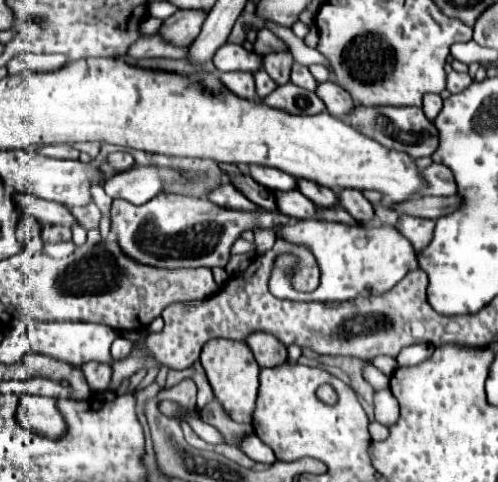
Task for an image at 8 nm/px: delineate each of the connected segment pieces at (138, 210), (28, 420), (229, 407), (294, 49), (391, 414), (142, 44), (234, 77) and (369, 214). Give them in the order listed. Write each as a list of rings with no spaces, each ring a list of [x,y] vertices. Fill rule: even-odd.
[[[158,194],[142,206],[130,204],[126,200],[114,200],[110,214],[122,254],[138,264],[152,268],[224,268],[230,260],[232,244],[244,230],[254,230],[260,224],[264,224],[266,228],[274,228],[278,224],[292,222],[280,212],[266,214],[266,210],[260,210],[256,214],[244,214],[240,210],[220,208],[206,198],[178,194]]]
[[[22,396],[18,414],[20,426],[46,436],[46,438],[62,438],[68,432],[68,424],[56,404],[56,398],[44,396]]]
[[[210,340],[202,348],[200,362],[206,370],[210,386],[214,390],[216,400],[228,412],[234,422],[252,424],[256,402],[258,402],[258,372],[260,366],[254,360],[254,354],[246,346],[246,342],[230,342],[230,340]]]
[[[269,22],[270,29],[275,35],[281,38],[290,48],[290,52],[295,62],[309,67],[312,64],[322,64],[326,66],[331,75],[333,75],[332,68],[329,62],[318,52],[318,50],[310,48],[304,44],[304,41],[294,35],[291,28],[280,26],[277,23]]]
[[[378,390],[374,396],[374,408],[376,408],[376,420],[384,426],[392,426],[398,422],[398,402],[392,396],[390,390]]]
[[[158,34],[150,36],[150,38],[140,38],[136,40],[128,52],[126,52],[126,58],[134,58],[134,60],[140,60],[140,58],[182,58],[182,54],[186,54],[186,48],[174,48],[166,42],[162,42],[162,38]]]
[[[226,72],[226,74],[220,74],[220,80],[238,98],[244,98],[244,100],[254,100],[256,98],[256,86],[254,86],[254,76],[252,74]]]
[[[342,190],[340,192],[340,204],[348,214],[362,224],[372,224],[374,222],[374,210],[372,204],[362,196],[360,190]]]

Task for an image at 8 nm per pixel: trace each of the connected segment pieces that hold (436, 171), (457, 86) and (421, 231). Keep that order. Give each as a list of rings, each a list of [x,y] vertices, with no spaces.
[[[432,164],[424,170],[426,174],[426,182],[430,182],[430,190],[426,190],[426,194],[430,196],[450,196],[458,192],[454,174],[448,166],[444,164]]]
[[[450,72],[450,74],[448,74],[448,86],[446,86],[446,88],[448,88],[452,94],[458,94],[458,92],[466,90],[470,84],[472,84],[472,78],[470,78],[470,74]]]
[[[402,214],[396,228],[412,242],[412,246],[416,250],[422,250],[422,246],[426,246],[426,242],[430,242],[430,234],[434,230],[434,220]]]

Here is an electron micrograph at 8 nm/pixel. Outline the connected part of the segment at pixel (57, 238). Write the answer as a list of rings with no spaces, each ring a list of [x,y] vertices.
[[[52,226],[48,228],[42,228],[41,237],[44,242],[68,242],[68,240],[72,240],[72,232],[69,228]]]

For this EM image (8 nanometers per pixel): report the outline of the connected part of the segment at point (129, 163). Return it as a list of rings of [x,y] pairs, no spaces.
[[[116,150],[116,152],[110,152],[110,154],[106,156],[106,164],[108,164],[110,168],[122,172],[122,170],[128,170],[128,168],[134,166],[134,158],[132,158],[132,154],[130,154],[128,150],[124,150],[122,154],[120,154],[120,150]]]

